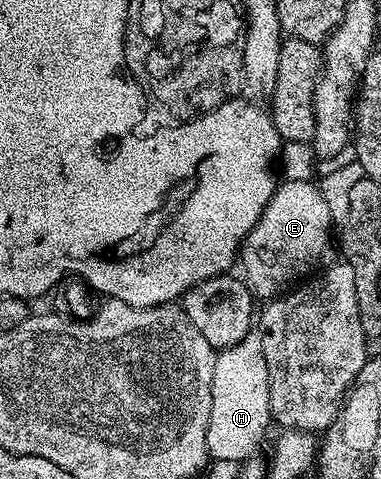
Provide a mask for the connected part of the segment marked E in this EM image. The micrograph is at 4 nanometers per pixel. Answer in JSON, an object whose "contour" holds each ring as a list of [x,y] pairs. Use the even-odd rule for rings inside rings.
{"contour":[[[280,181],[265,212],[243,239],[241,266],[243,262],[242,273],[247,285],[260,299],[263,297],[263,300],[267,300],[284,293],[304,276],[318,271],[332,257],[331,229],[333,223],[325,204],[325,196],[321,196],[314,181]]]}

